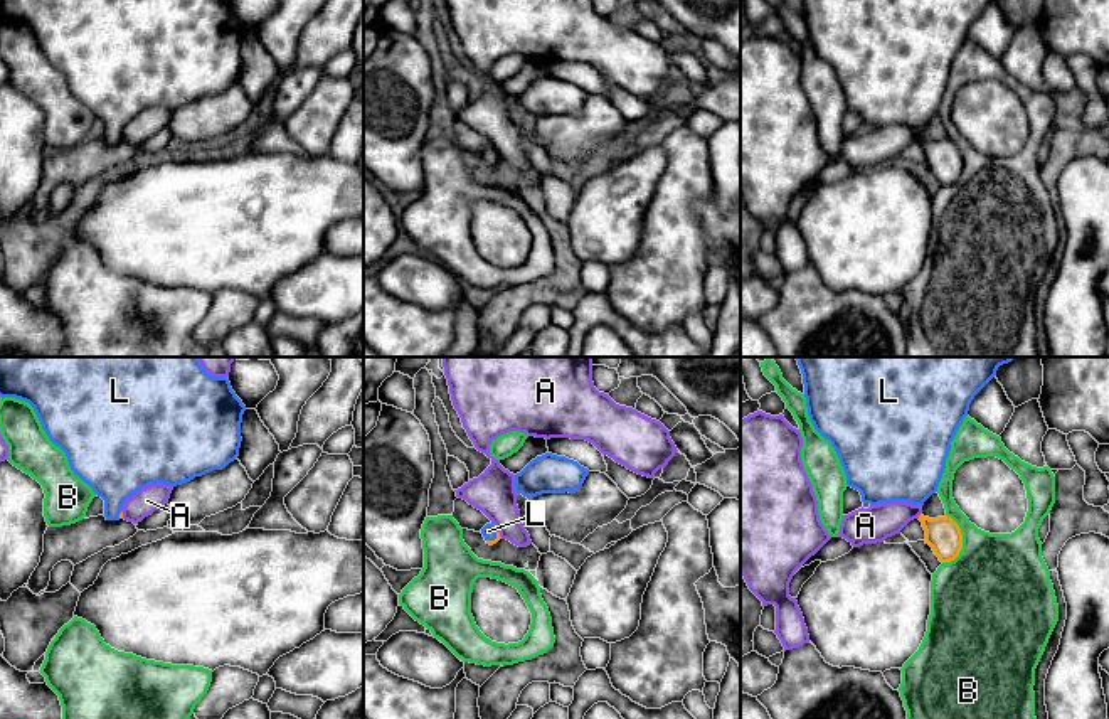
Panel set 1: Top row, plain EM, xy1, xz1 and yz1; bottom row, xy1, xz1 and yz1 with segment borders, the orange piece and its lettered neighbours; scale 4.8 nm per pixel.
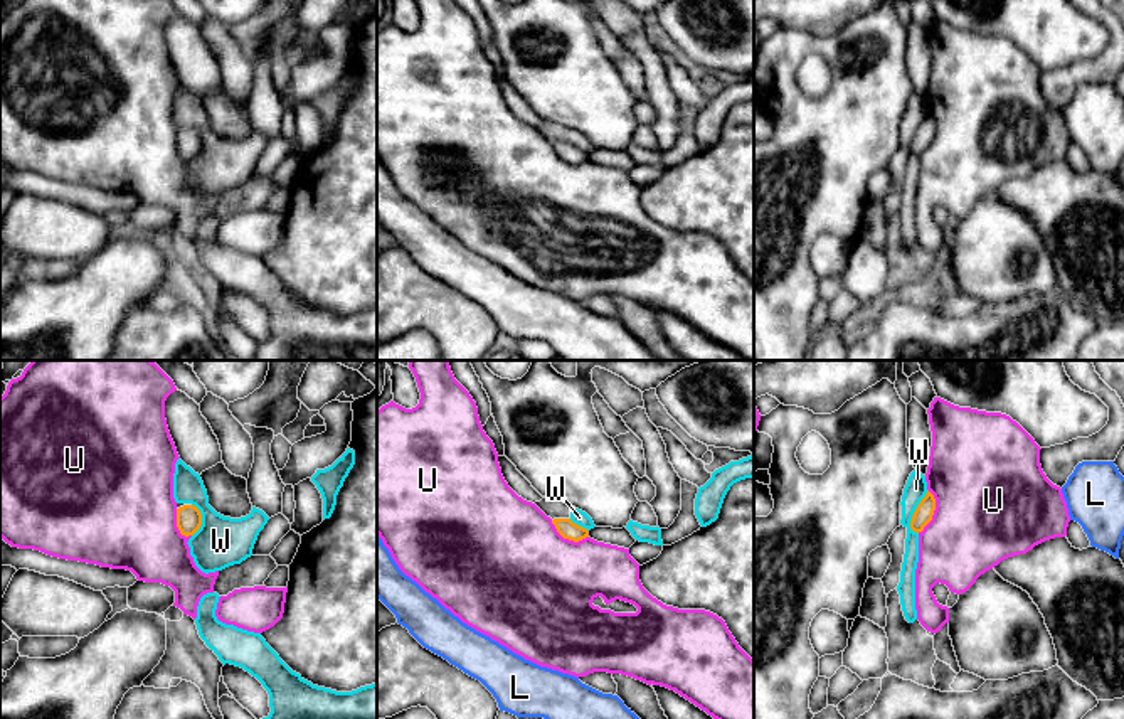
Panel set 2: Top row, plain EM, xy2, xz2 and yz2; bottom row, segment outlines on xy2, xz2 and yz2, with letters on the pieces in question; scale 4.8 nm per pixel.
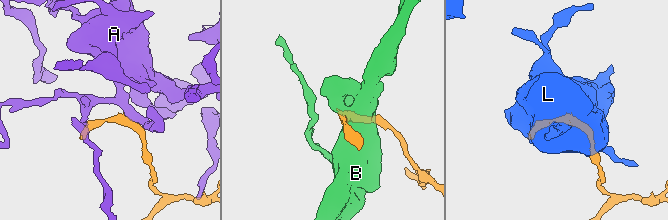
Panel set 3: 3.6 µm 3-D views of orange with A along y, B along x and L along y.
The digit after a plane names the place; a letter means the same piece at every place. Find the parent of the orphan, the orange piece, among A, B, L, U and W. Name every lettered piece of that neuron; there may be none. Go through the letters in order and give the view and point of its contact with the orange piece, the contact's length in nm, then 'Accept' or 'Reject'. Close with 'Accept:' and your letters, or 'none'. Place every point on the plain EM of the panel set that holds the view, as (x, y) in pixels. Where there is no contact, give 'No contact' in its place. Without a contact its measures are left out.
A: Touches orange at yz1 (919, 138). Shared border 40 nm. Reject
B: Touches orange at yz1 (961, 165). Shared border 240 nm. Reject
L: Touches orange at xz1 (495, 162). Shared border 80 nm. Reject
U: Touches orange at yz2 (933, 135). Shared border 220 nm. Reject
W: Touches orange at yz2 (914, 135). Shared border 220 nm. Accept
Accept: W

